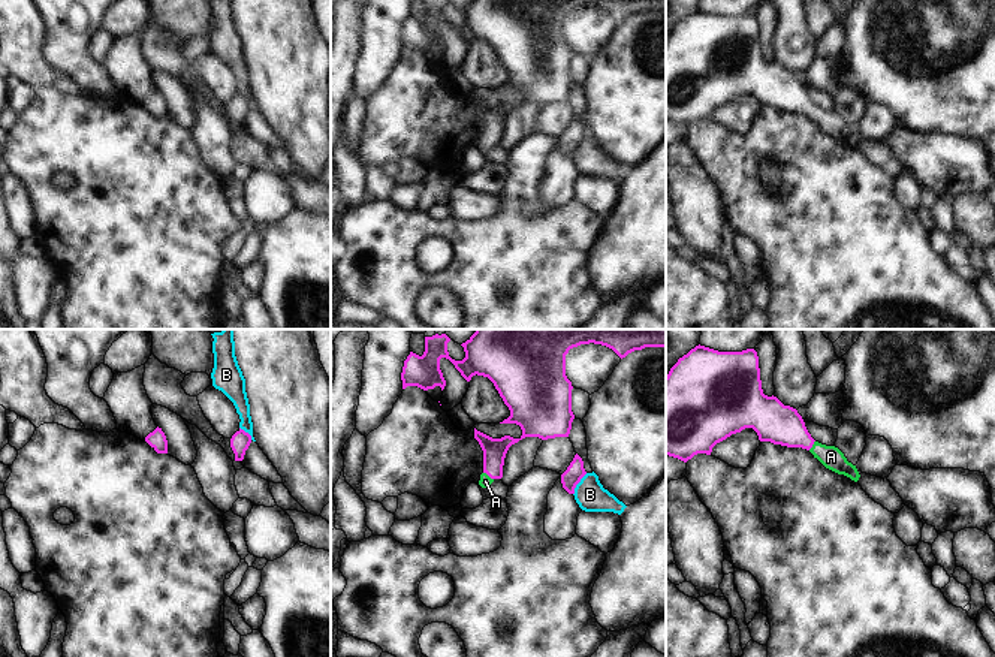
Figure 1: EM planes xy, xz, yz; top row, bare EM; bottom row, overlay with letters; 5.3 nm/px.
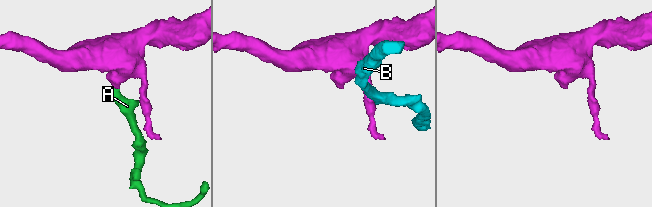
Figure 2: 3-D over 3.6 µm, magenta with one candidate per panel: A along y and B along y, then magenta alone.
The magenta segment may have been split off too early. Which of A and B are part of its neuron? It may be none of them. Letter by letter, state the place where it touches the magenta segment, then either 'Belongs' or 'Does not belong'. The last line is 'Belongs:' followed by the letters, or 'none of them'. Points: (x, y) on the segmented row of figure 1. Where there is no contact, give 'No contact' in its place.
A: Touches magenta at xz (488, 475). Belongs
B: Touches magenta at xz (578, 482). Does not belong
Belongs: A.

